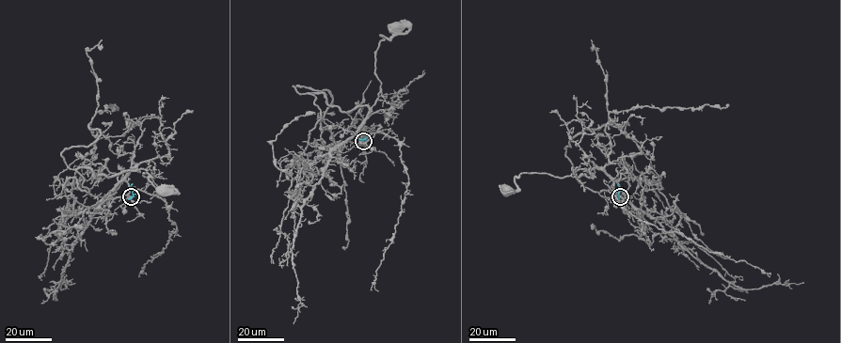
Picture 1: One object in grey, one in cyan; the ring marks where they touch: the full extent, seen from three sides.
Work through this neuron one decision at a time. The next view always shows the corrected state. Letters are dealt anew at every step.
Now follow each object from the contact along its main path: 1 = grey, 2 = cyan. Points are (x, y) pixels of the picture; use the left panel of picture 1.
1: (131, 196), (125, 177), (134, 168), (145, 169), (149, 178), (143, 175), (152, 177), (149, 180), (164, 190)
2: (131, 196), (133, 183)

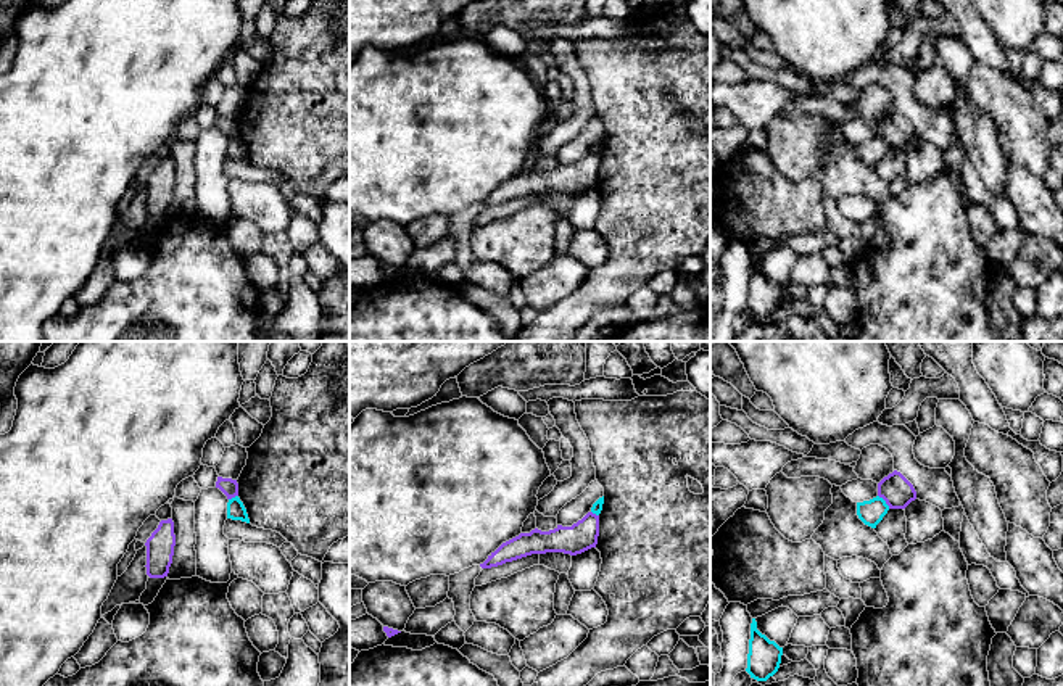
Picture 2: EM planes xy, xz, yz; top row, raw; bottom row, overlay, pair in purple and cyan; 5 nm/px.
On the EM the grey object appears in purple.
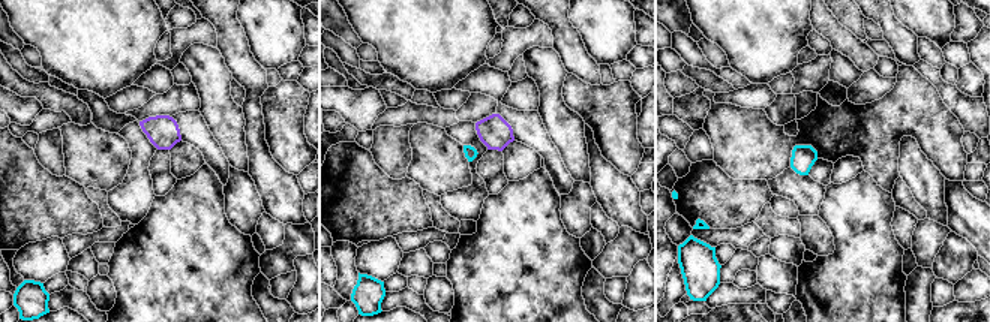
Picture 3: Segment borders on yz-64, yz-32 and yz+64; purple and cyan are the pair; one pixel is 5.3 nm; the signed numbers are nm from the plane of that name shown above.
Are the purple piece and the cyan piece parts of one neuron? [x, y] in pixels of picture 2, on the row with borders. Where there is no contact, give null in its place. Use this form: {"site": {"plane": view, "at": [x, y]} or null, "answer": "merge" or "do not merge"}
{"site": {"plane": "yz", "at": [885, 500]}, "answer": "do not merge"}

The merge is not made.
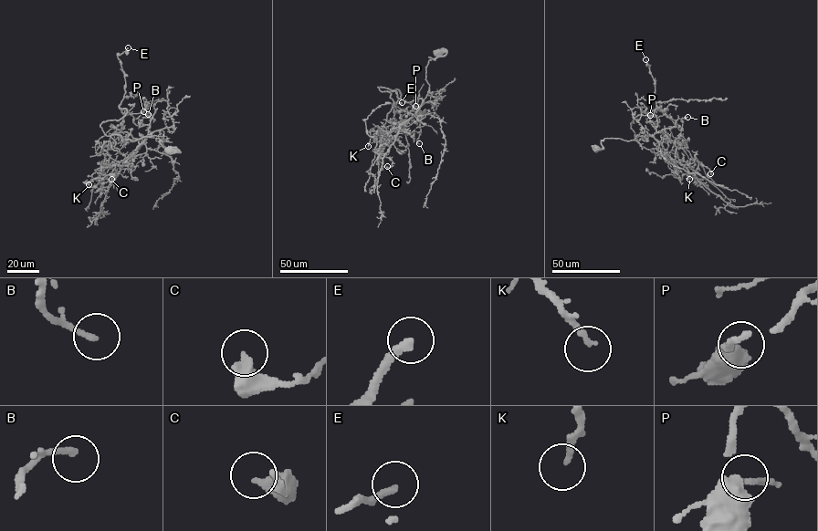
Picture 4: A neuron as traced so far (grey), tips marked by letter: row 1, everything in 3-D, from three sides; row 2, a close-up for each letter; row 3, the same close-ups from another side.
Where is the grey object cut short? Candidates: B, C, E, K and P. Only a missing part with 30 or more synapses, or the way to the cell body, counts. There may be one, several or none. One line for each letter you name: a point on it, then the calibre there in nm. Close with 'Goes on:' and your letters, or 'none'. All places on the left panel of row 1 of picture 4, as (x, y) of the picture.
E: Place: (128, 47). Thickness 240 nm
Goes on: E

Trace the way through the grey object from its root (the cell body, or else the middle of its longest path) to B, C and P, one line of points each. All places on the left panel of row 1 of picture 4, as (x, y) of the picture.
B: (170, 150), (156, 140), (160, 141), (157, 136), (148, 134), (148, 114)
C: (170, 150), (151, 135), (102, 175), (102, 171), (115, 169), (117, 176), (111, 179)
P: (170, 150), (157, 136), (123, 140), (100, 126), (125, 115), (119, 106), (123, 112), (143, 111)

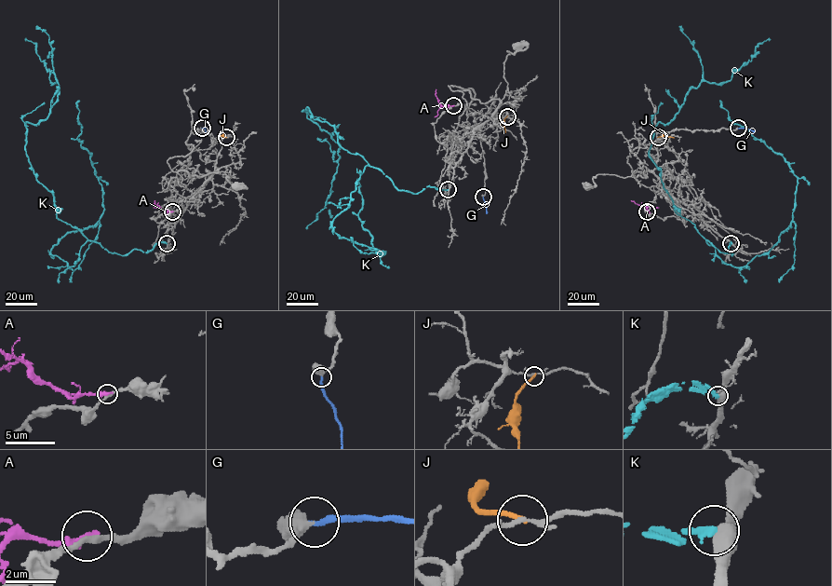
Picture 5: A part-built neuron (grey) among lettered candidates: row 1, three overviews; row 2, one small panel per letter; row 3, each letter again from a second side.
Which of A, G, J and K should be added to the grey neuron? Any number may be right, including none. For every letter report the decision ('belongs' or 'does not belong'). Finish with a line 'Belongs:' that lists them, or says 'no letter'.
A: does not belong
G: belongs
J: does not belong
K: does not belong
Belongs: G

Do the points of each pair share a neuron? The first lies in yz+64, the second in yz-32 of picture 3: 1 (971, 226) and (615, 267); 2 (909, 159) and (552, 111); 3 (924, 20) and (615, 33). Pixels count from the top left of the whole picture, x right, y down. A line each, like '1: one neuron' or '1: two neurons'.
1: two neurons
2: one neuron
3: one neuron

